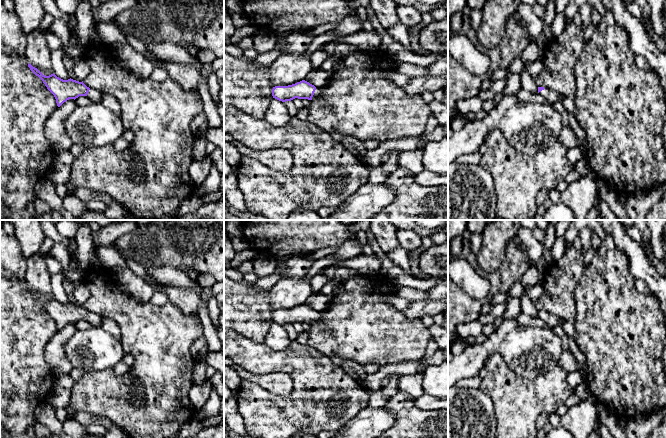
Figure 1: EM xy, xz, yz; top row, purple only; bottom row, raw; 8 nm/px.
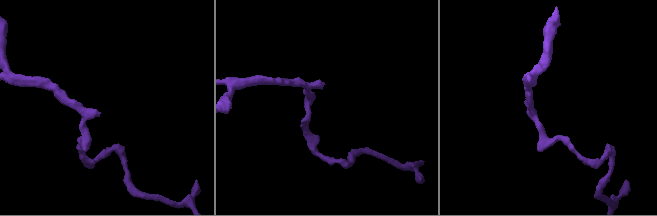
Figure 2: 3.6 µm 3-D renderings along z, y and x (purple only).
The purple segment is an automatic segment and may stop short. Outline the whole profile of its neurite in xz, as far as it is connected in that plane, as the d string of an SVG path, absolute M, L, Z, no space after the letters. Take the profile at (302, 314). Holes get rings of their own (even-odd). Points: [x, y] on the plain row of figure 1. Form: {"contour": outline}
{"contour": "M302 304L288 310L275 310L272 313L273 322L286 326L295 322L312 324L320 318L319 312Z"}

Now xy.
{"contour": "M29 287L28 291L43 305L47 313L54 319L58 331L67 324L75 324L79 320L87 320L93 327L100 327L102 323L101 316L87 311L83 305L79 306L71 302L63 304L57 301L54 297L49 300L45 300Z"}

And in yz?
{"contour": "M538 311L538 317L540 317L546 324L550 325L551 328L556 326L562 326L564 322L564 320L562 320L558 316L544 311Z"}

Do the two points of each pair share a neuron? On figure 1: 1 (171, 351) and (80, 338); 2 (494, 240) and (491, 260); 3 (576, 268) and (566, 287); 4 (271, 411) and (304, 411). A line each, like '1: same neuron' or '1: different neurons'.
1: different neurons
2: same neuron
3: same neuron
4: same neuron

